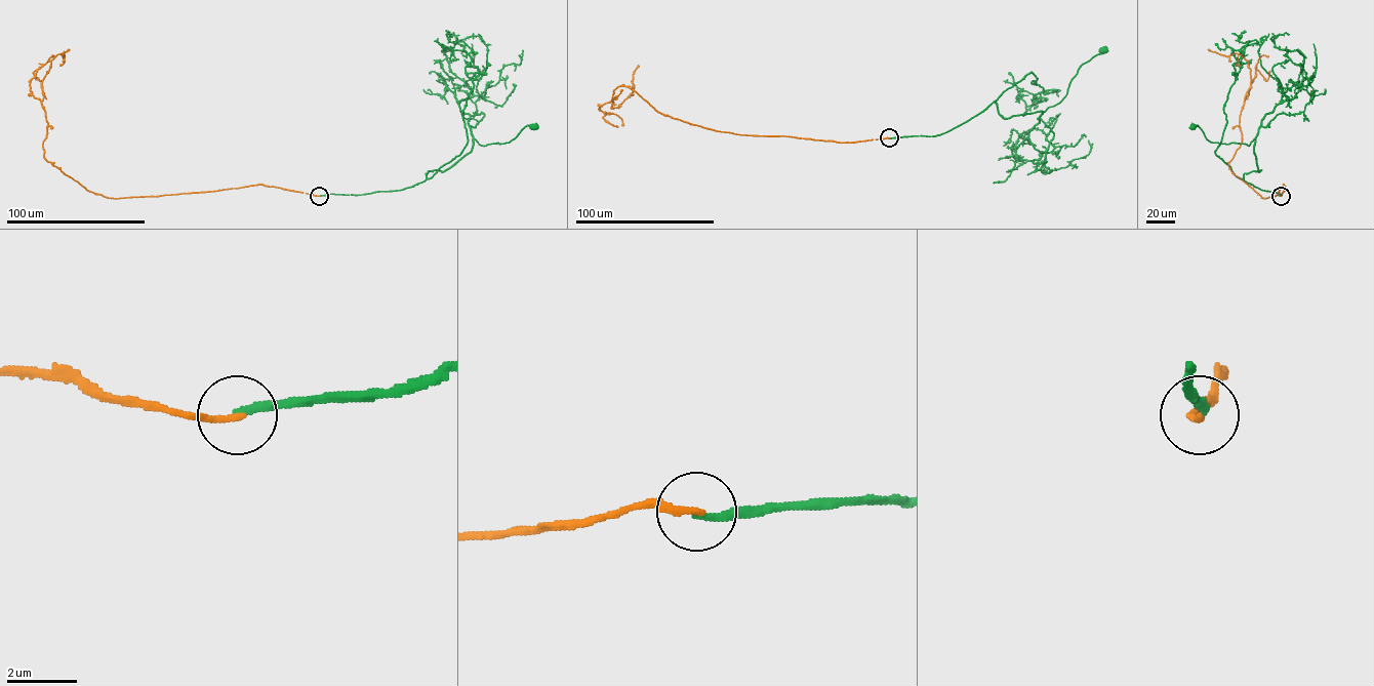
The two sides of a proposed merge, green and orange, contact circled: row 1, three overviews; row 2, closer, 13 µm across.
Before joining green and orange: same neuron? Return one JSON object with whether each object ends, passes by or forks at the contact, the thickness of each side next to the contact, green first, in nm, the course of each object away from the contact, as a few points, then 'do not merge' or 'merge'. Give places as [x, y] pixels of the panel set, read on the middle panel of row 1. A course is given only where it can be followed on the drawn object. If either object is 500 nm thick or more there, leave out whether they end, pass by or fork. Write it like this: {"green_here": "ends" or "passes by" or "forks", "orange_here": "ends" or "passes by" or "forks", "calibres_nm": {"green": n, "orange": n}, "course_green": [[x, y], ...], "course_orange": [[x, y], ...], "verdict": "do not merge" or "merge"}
{"green_here": "ends", "orange_here": "ends", "calibres_nm": {"green": 200, "orange": 200}, "course_green": [[889, 138], [940, 134], [982, 112], [995, 101], [1004, 118], [1044, 112], [1066, 94], [1081, 66], [1103, 49]], "course_orange": [[889, 137], [838, 143], [716, 131], [664, 116], [624, 86], [613, 90], [612, 108], [632, 93], [638, 65]], "verdict": "merge"}

